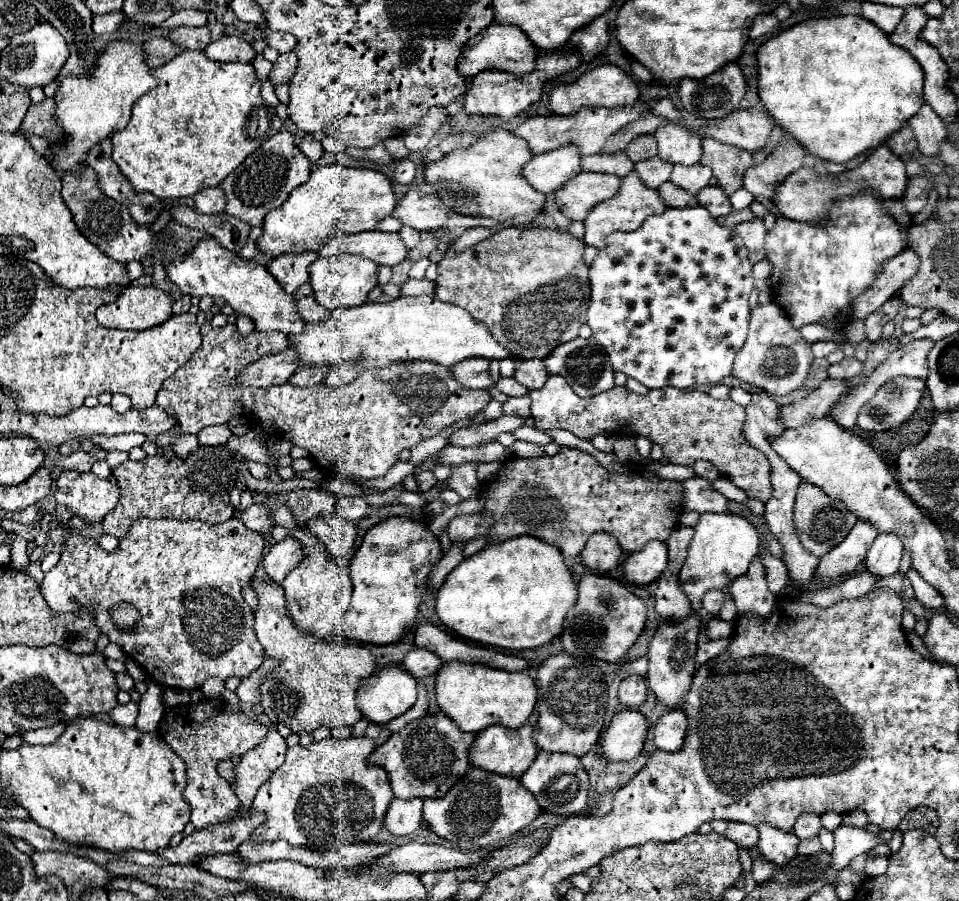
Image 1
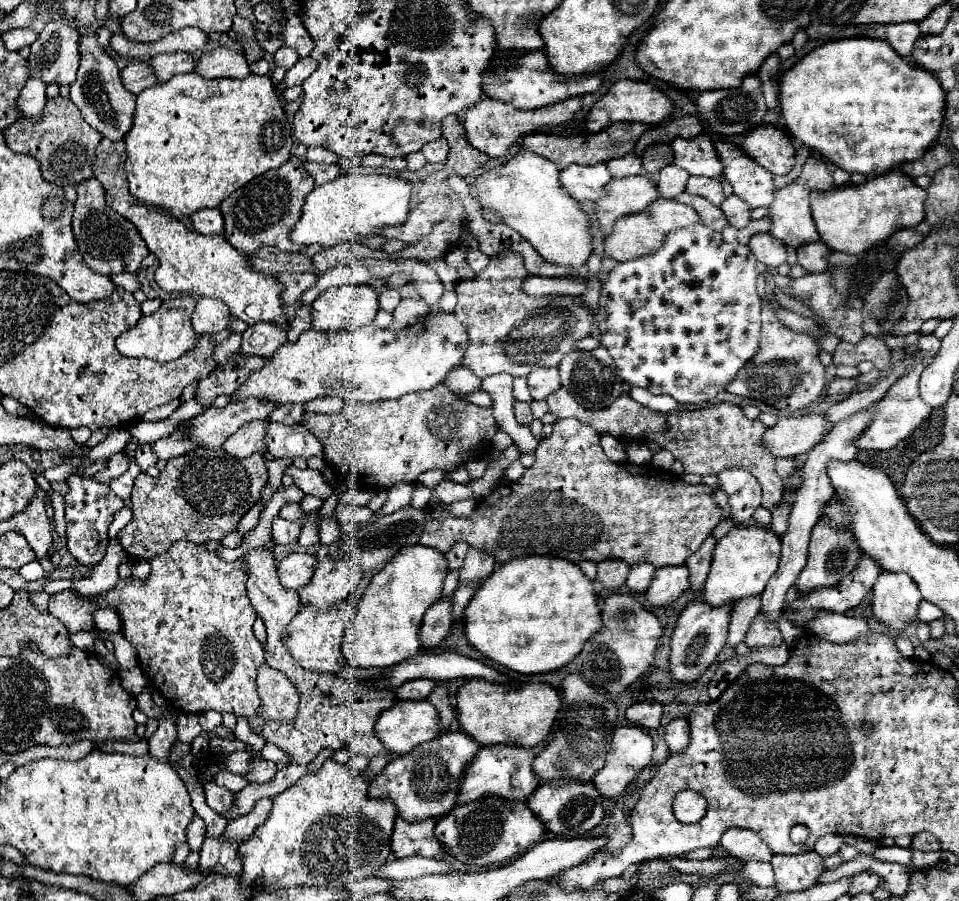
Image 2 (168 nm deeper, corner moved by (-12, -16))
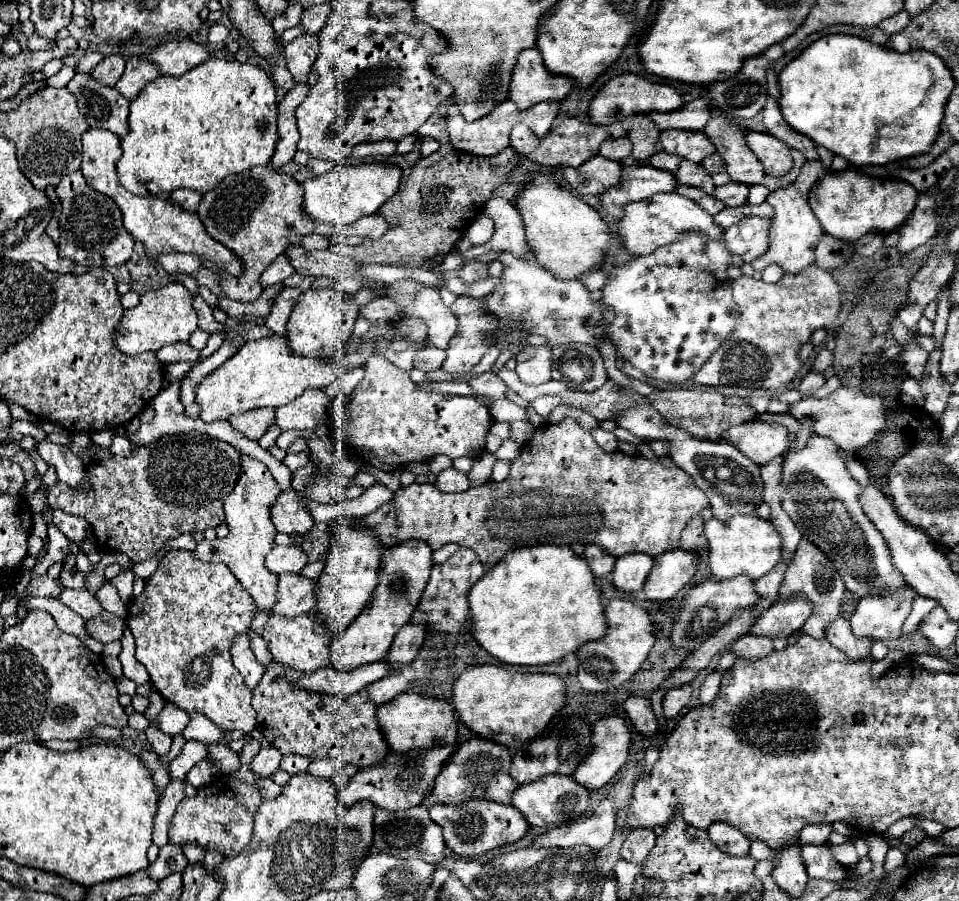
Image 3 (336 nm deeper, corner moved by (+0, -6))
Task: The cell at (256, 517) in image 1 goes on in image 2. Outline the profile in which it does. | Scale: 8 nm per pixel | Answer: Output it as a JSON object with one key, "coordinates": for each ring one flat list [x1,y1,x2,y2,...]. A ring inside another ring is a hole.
{"coordinates":[[276,518,272,522,272,538,276,544,294,544,294,542,298,542,300,528,302,528,302,524,298,520]]}

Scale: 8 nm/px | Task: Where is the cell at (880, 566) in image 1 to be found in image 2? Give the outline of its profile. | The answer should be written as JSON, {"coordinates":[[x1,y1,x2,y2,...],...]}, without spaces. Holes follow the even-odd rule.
{"coordinates":[[882,572,874,584,872,616,892,630,906,630,918,620,920,590,906,574]]}

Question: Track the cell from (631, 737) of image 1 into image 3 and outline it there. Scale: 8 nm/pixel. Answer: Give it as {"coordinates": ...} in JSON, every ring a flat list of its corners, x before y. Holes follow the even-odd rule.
{"coordinates":[[602,718,594,724,592,740,592,754,576,768,574,778,588,790,598,790,626,764,630,750,630,728,624,718]]}

